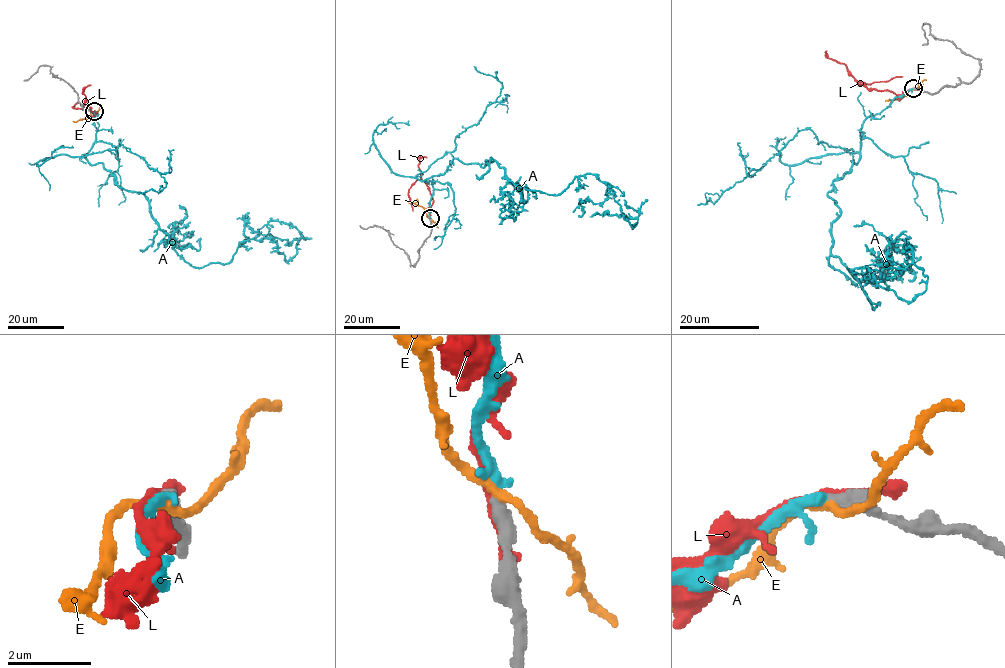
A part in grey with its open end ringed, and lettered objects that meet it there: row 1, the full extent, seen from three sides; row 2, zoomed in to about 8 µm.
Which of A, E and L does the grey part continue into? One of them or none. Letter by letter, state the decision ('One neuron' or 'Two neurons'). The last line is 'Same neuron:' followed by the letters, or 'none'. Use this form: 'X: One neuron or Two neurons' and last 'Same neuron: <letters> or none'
A: One neuron
E: Two neurons
L: Two neurons
Same neuron: A

